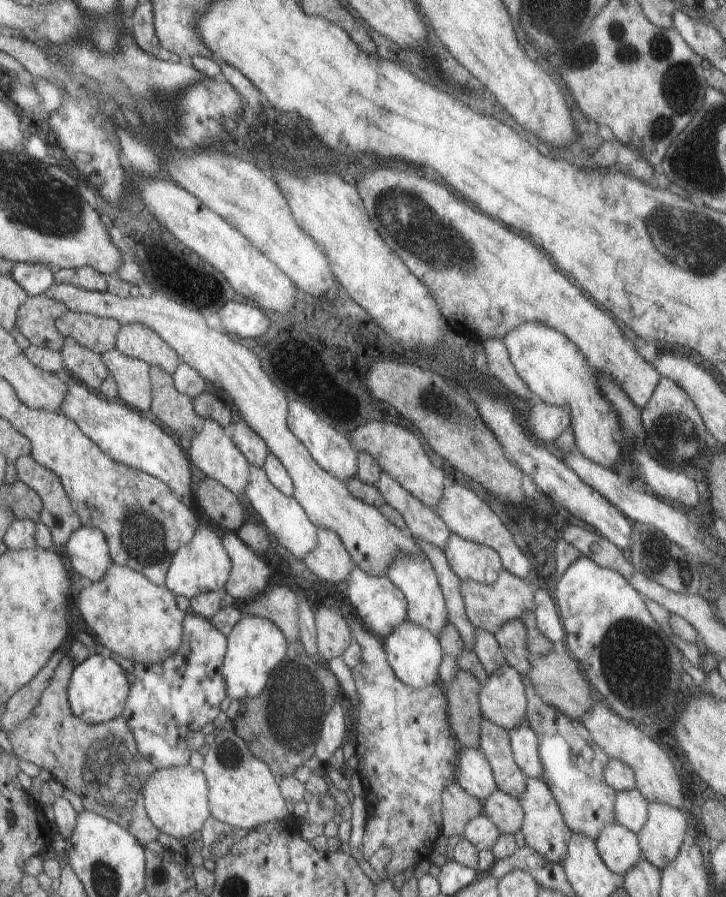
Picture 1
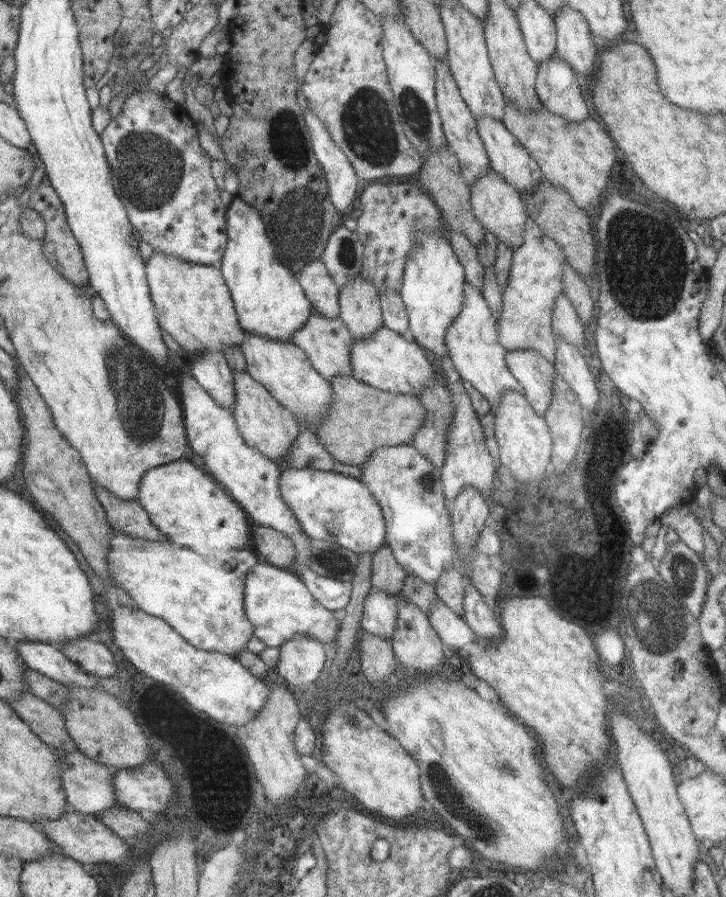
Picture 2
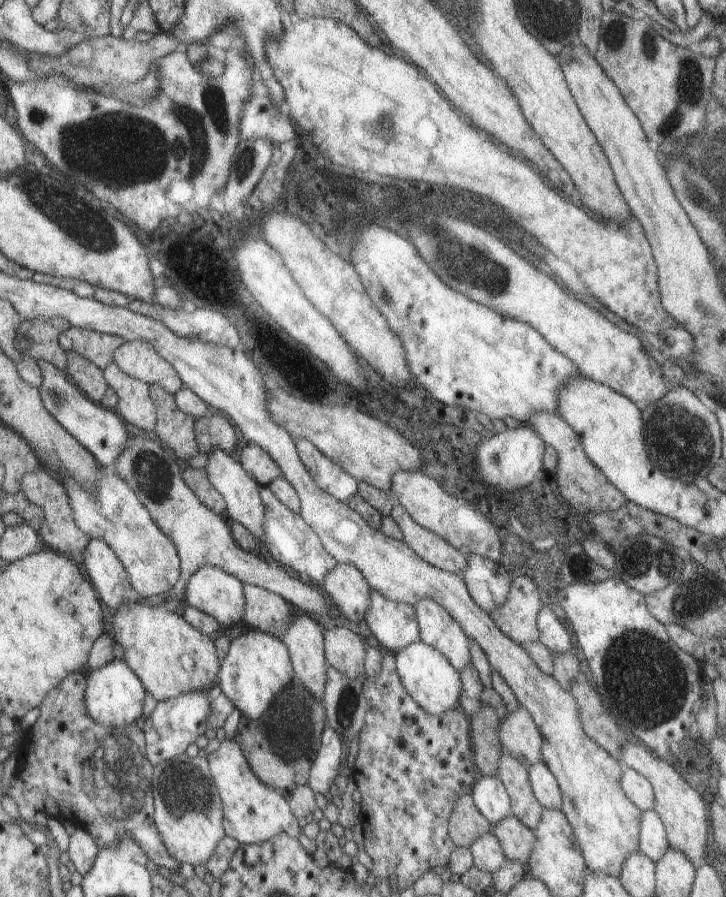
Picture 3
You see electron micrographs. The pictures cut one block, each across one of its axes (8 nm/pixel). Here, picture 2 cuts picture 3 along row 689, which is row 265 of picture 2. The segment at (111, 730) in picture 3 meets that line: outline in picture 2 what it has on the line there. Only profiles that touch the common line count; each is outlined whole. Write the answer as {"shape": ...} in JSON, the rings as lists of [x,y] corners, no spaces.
{"shape":[[[45,174],[41,186],[37,186],[29,198],[31,208],[39,210],[45,214],[47,218],[47,238],[45,238],[45,250],[49,254],[49,260],[55,264],[55,268],[65,274],[69,280],[73,280],[75,284],[91,284],[91,270],[87,266],[87,258],[83,252],[83,246],[79,242],[79,238],[73,234],[73,228],[69,224],[69,214],[65,208],[65,202],[61,200],[61,194],[57,192],[57,188],[53,186],[53,180]]]}

